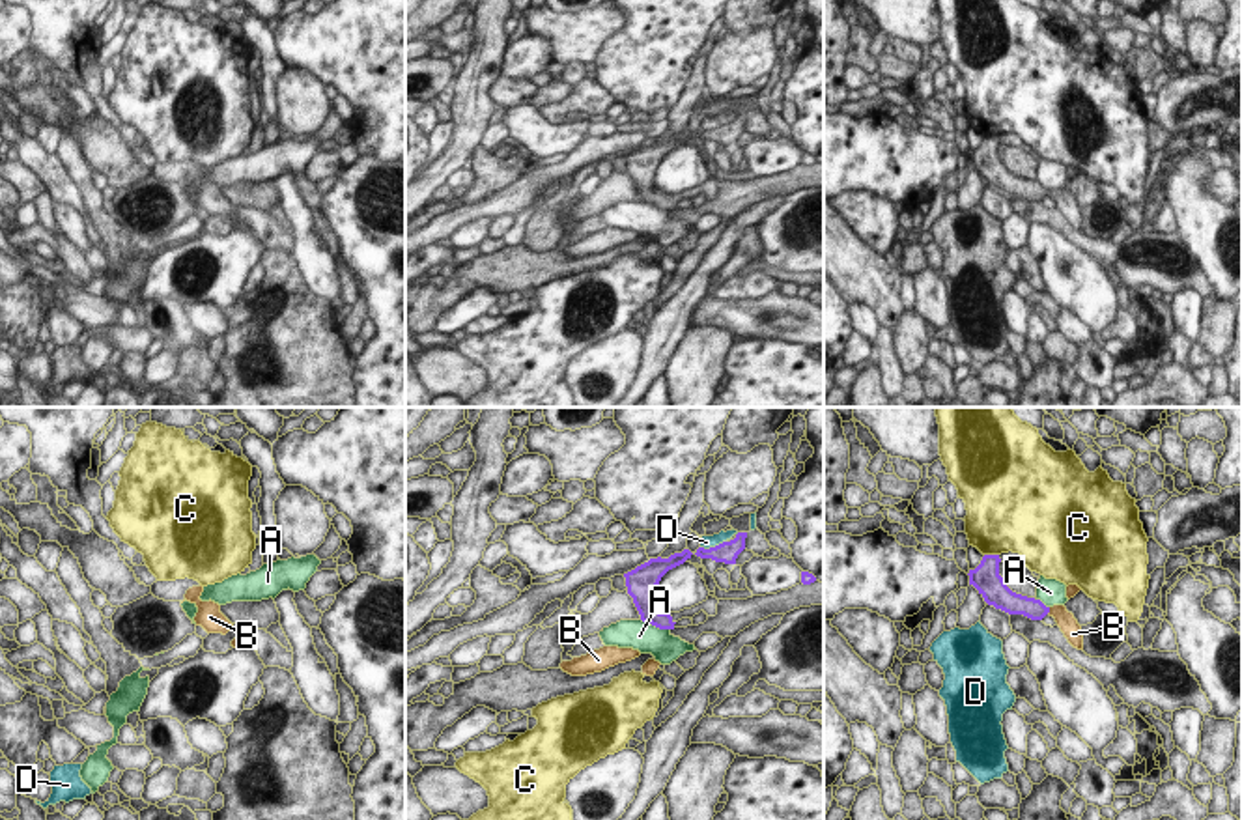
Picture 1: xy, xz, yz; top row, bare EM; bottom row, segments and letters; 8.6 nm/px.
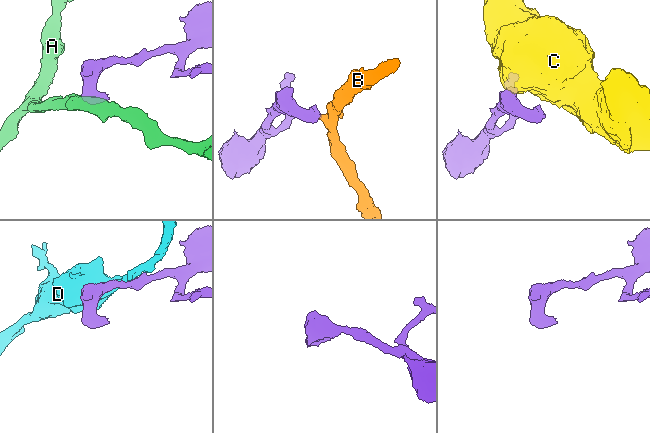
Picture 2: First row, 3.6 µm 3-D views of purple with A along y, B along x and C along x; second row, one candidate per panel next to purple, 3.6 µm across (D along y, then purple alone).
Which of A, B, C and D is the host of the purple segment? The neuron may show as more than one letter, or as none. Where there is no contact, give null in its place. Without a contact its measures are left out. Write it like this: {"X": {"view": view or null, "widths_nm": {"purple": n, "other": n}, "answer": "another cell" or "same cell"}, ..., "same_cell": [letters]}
{"A": {"view": "xz", "widths_nm": {"purple": 160, "other": 260}, "answer": "another cell"}, "B": {"view": "yz", "widths_nm": {"purple": 180, "other": 160}, "answer": "same cell"}, "C": {"view": "yz", "widths_nm": {"purple": 240, "other": 460}, "answer": "another cell"}, "D": {"view": "xz", "widths_nm": {"purple": 190, "other": 120}, "answer": "another cell"}, "same_cell": ["B"]}

